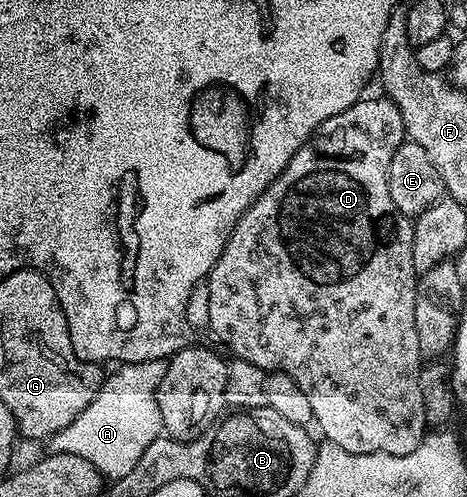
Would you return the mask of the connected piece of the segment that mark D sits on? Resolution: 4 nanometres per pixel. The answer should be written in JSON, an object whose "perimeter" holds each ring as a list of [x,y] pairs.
{"perimeter":[[[364,97],[345,108],[345,112],[329,116],[329,120],[319,125],[314,135],[295,153],[293,160],[289,160],[281,176],[277,176],[277,180],[269,184],[267,191],[243,213],[217,264],[213,264],[211,273],[205,279],[209,288],[207,326],[232,350],[230,353],[234,357],[249,360],[249,364],[257,364],[257,368],[268,372],[285,372],[285,376],[298,384],[313,407],[314,425],[319,425],[326,441],[337,444],[337,448],[345,448],[345,452],[350,454],[405,456],[423,442],[423,435],[428,433],[429,425],[419,383],[421,355],[415,319],[417,275],[413,268],[413,222],[399,211],[397,204],[393,204],[393,196],[389,196],[389,164],[393,160],[393,152],[397,152],[397,148],[405,140],[405,131],[399,109],[390,98],[378,97]]]}

